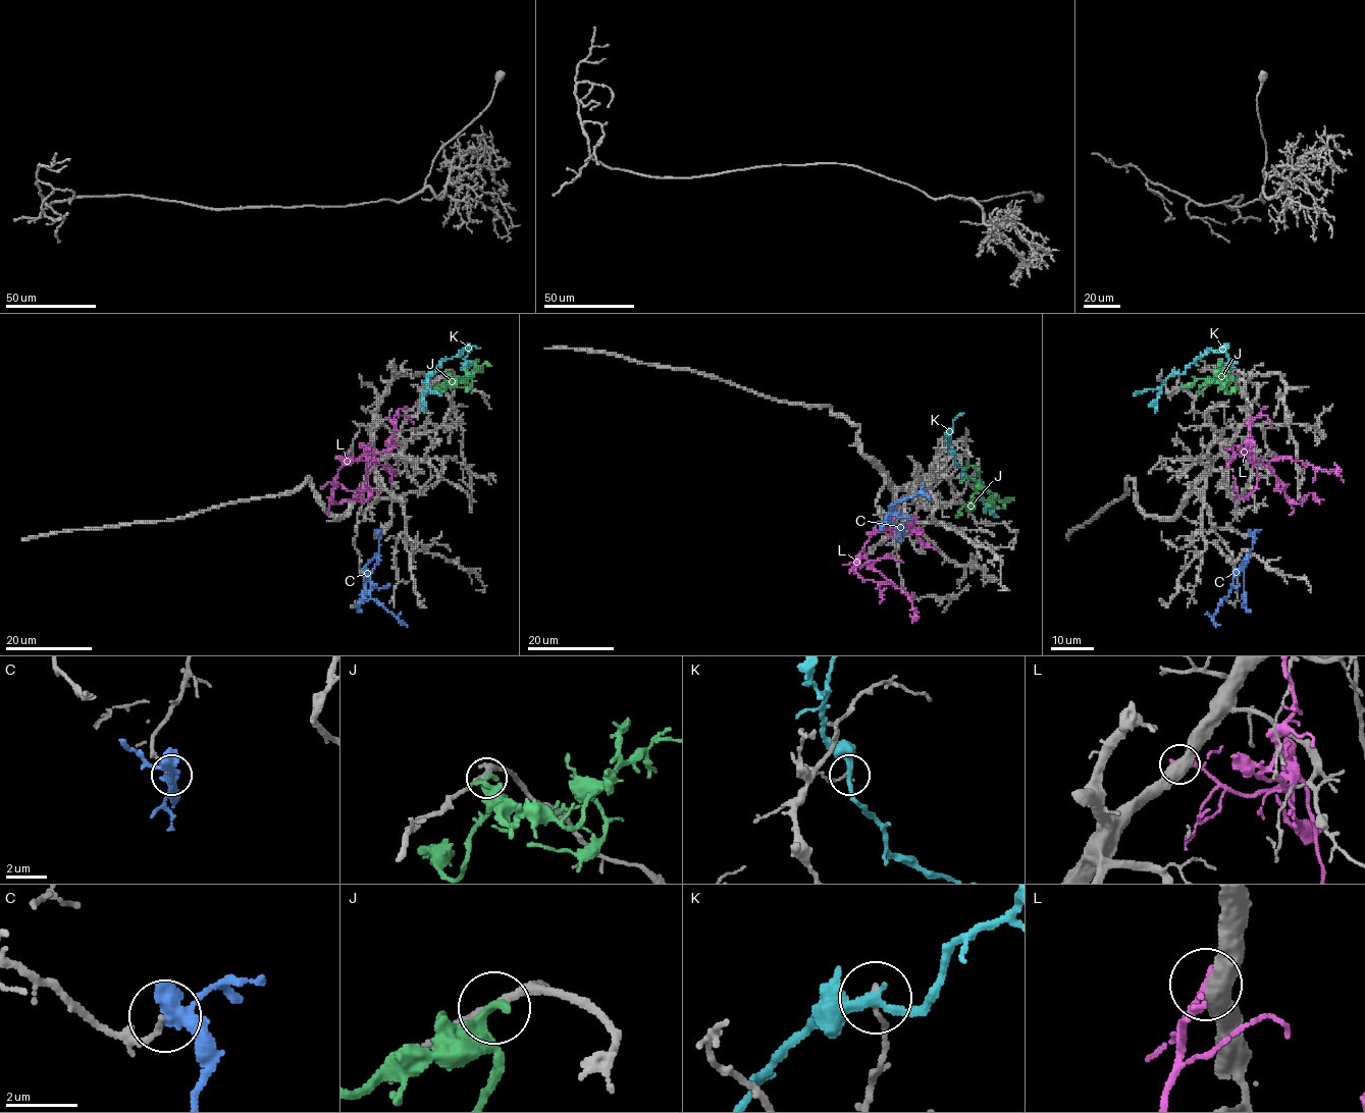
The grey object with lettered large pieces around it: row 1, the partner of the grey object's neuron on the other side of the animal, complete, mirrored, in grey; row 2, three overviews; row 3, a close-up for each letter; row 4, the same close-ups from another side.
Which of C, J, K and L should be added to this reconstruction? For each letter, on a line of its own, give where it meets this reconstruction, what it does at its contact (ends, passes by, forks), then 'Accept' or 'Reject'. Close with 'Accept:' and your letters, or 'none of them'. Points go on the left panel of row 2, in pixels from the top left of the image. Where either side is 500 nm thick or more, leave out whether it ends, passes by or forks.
C: Touches grey at (378, 533). It passes by. Reject
J: Touches grey at (447, 372). It ends there. Reject
K: Touches grey at (432, 372). It passes by. Reject
L: Touches grey at (369, 448). Reject
Accept: none of them

